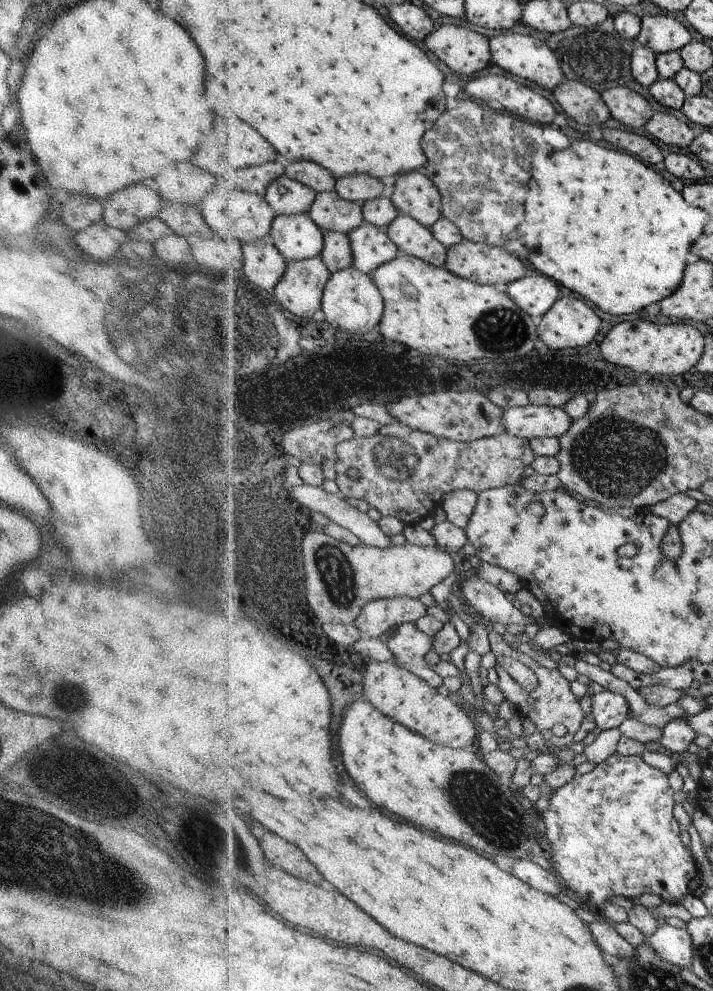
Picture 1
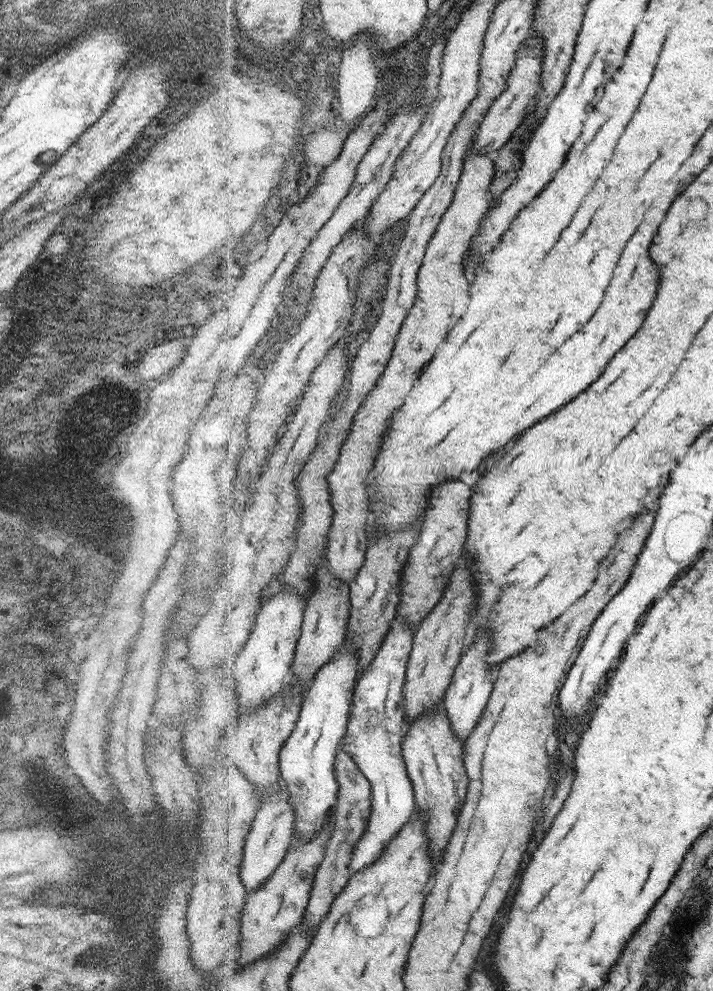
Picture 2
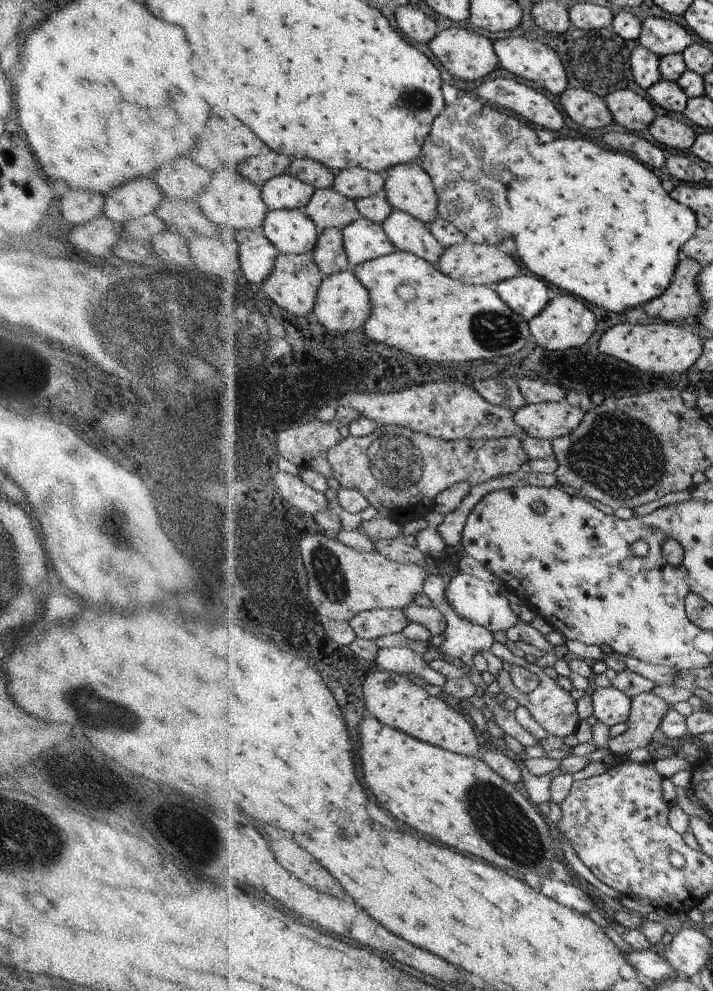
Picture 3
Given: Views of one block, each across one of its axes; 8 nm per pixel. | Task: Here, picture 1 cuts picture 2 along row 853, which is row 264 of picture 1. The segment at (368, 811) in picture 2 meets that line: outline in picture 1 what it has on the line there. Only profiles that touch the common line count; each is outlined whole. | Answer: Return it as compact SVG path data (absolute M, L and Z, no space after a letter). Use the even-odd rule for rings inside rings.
M326 231L326 246L322 254L332 274L355 266L355 252L350 233Z

